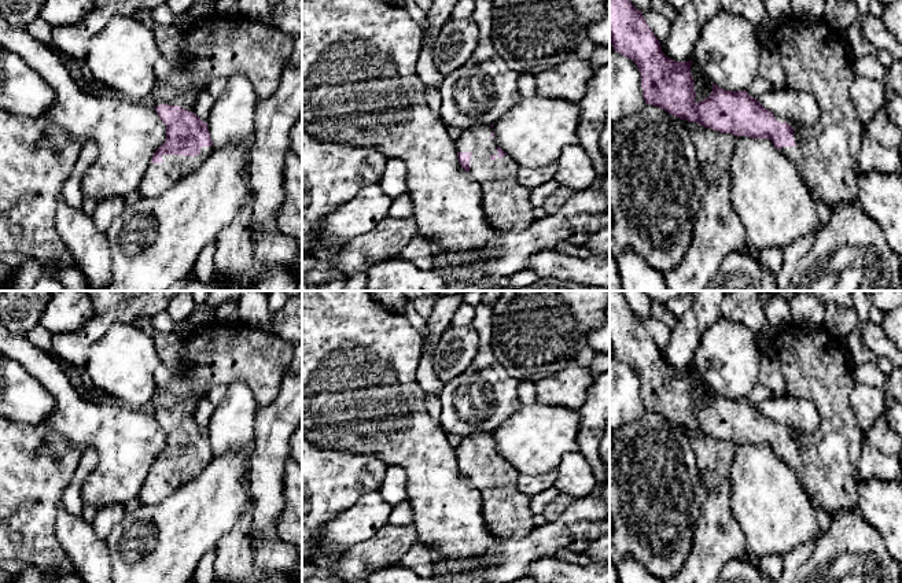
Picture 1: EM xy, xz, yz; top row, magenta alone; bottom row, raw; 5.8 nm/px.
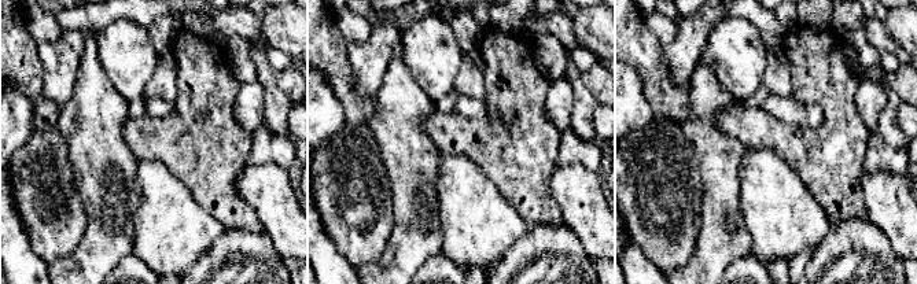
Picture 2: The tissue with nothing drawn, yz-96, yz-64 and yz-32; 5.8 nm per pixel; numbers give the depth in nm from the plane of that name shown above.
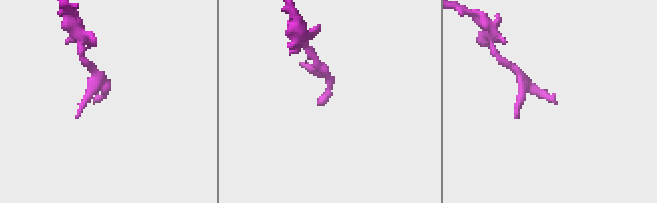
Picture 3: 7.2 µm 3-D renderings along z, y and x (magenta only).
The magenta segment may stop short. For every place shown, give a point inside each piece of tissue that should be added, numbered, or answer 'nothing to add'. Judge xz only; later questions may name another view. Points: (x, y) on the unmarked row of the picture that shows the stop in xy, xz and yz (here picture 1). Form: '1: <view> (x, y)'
1: xz (505, 510)

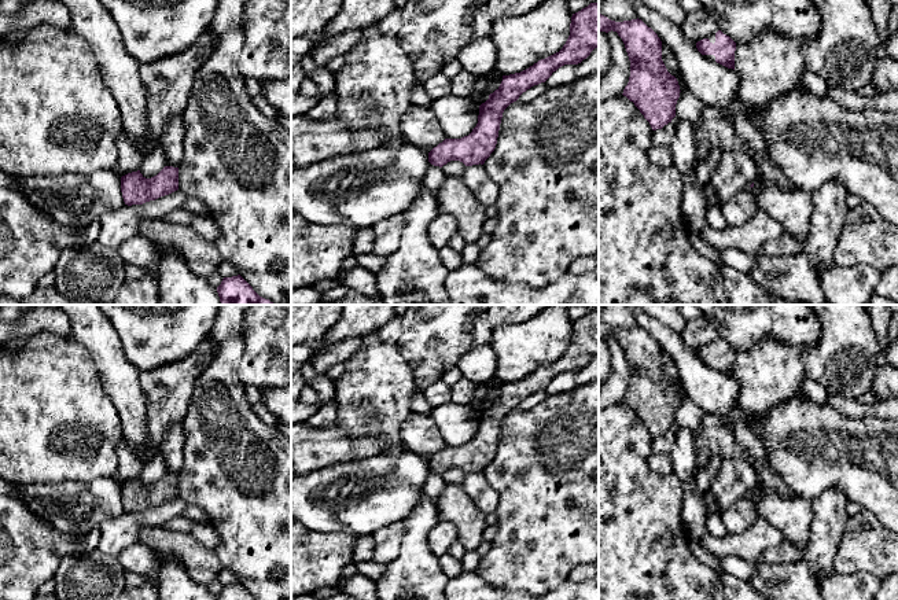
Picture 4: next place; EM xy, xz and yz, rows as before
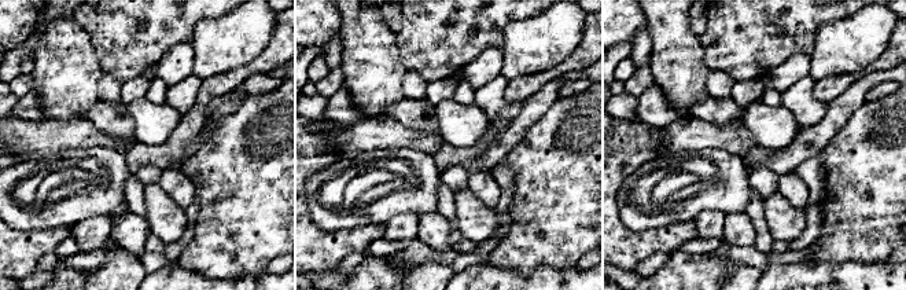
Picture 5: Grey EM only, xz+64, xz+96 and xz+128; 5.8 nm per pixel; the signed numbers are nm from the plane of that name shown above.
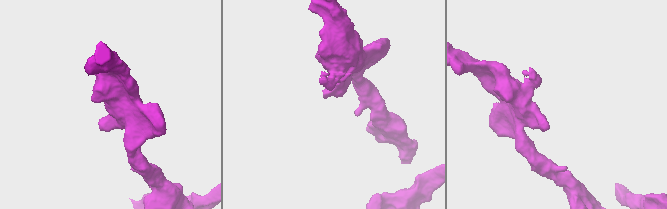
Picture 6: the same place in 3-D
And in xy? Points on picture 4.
nothing to add

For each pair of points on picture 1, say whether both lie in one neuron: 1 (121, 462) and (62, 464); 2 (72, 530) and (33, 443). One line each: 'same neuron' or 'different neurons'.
1: different neurons
2: different neurons

